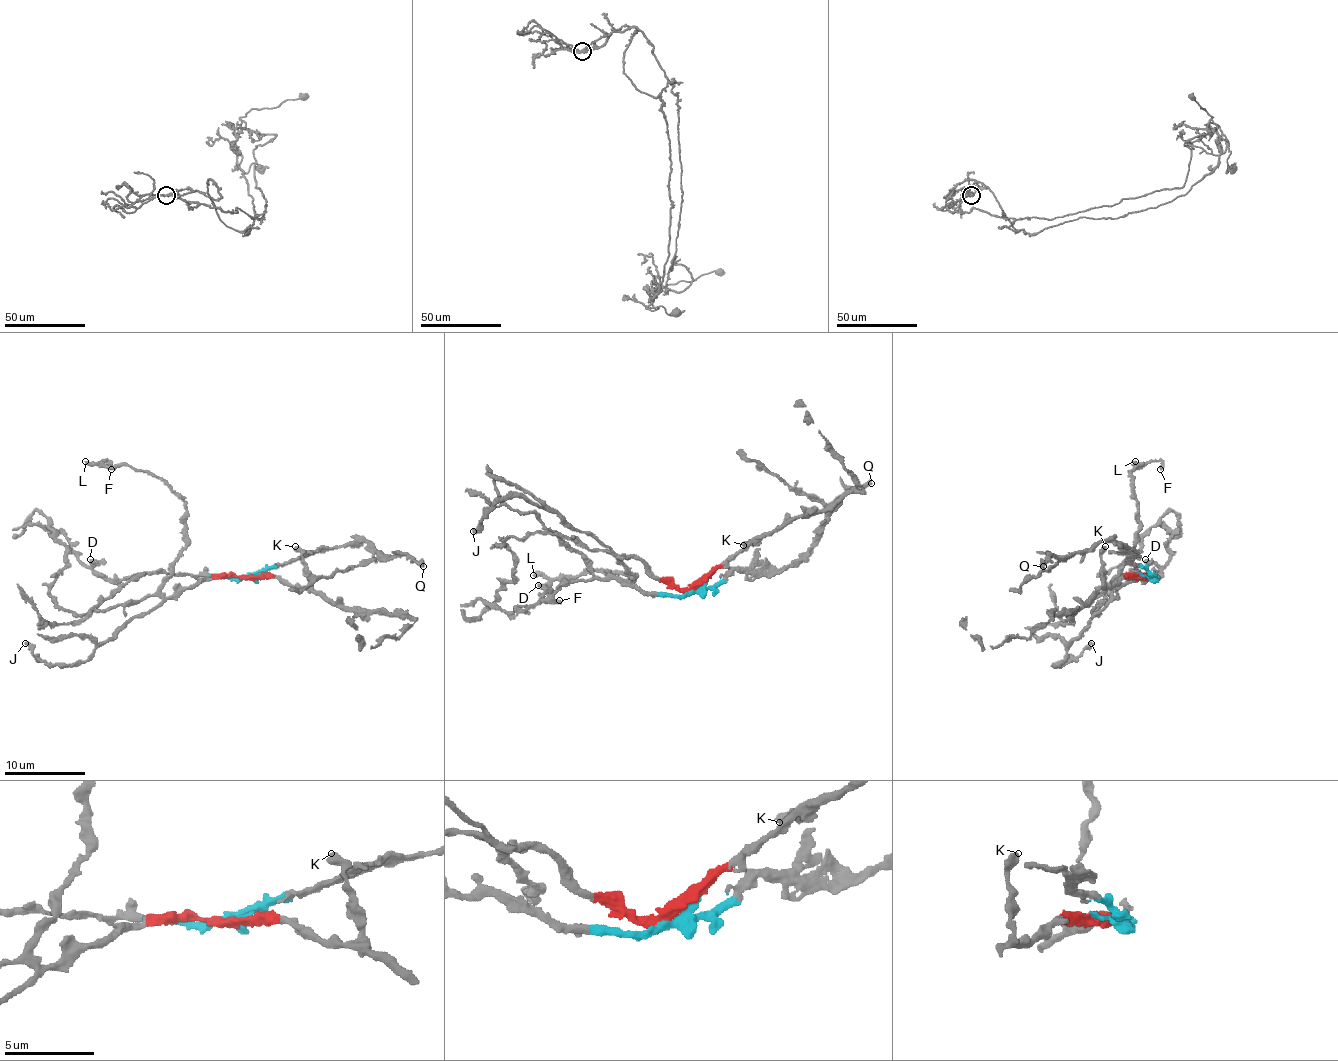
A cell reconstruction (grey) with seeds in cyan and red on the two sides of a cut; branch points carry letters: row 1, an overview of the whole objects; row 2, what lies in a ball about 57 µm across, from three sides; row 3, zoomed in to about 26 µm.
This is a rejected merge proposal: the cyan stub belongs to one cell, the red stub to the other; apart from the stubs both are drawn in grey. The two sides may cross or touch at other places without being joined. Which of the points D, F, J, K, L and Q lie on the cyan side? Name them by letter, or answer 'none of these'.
D, Q

